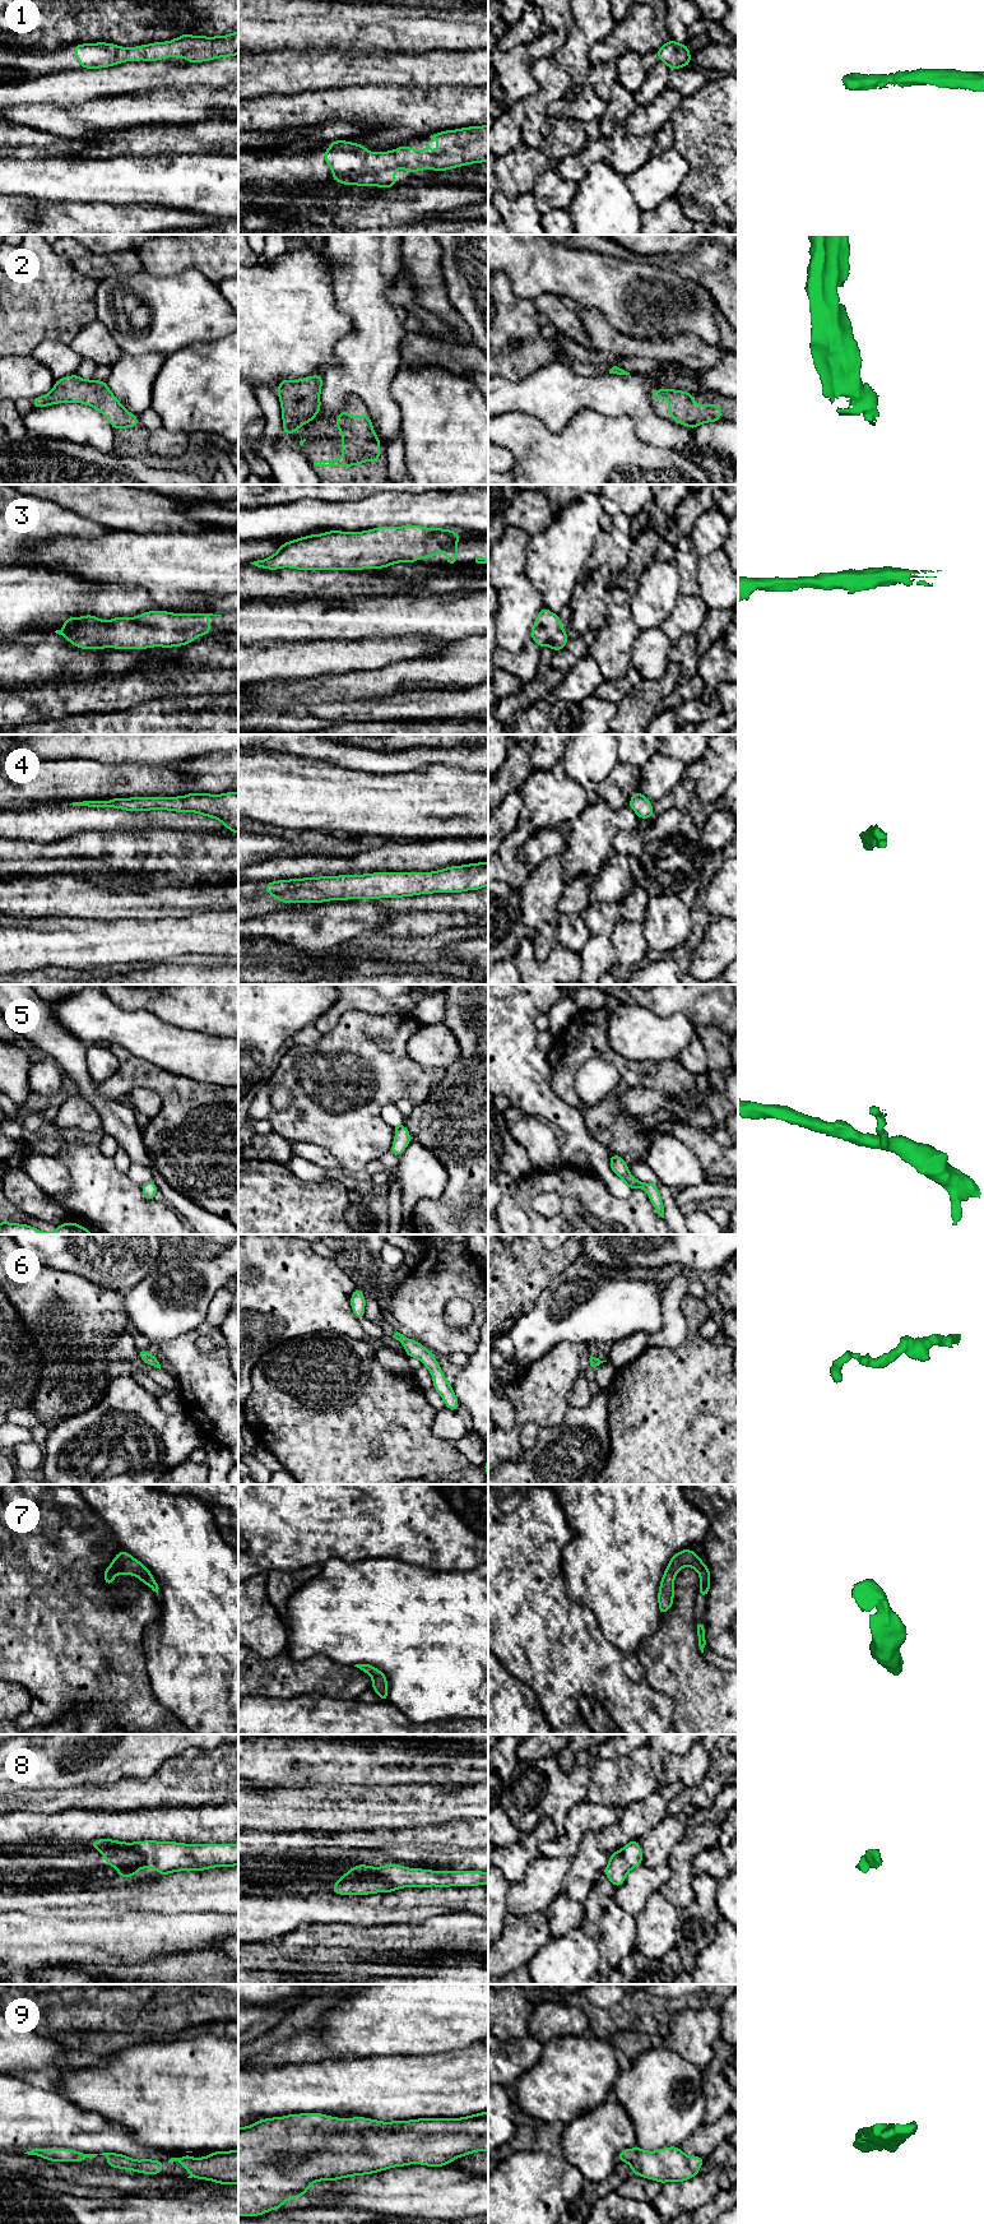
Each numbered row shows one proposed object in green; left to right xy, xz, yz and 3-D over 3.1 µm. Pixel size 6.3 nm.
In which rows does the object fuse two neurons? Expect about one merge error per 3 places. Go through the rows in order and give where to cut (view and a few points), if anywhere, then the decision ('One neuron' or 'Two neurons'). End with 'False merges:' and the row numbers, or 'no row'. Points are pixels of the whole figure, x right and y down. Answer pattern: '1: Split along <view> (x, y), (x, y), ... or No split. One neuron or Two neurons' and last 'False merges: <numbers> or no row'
1: No split. One neuron
2: No split. One neuron
3: No split. One neuron
4: No split. One neuron
5: No split. One neuron
6: No split. One neuron
7: No split. One neuron
8: No split. One neuron
9: No split. One neuron
False merges: no row

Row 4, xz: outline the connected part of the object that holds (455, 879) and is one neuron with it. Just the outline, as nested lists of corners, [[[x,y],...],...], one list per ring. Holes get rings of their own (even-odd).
[[[488,862],[450,866],[432,872],[375,872],[265,882],[266,895],[280,903],[322,903],[347,899],[402,898],[463,893],[488,885]]]

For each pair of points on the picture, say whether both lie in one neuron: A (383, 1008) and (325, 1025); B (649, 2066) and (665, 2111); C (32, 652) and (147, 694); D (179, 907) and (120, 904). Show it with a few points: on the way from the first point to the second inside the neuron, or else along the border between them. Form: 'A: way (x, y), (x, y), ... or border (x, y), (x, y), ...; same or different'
A: way (367, 1004), (344, 1004), (338, 1010); same
B: way (658, 2077), (665, 2099); same
C: border (128, 675), (73, 682); different
D: way (165, 904), (134, 904); same

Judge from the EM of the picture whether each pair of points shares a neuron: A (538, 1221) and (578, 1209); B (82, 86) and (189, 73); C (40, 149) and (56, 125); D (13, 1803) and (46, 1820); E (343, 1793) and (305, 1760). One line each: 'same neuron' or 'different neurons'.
A: same neuron
B: same neuron
C: different neurons
D: different neurons
E: different neurons

